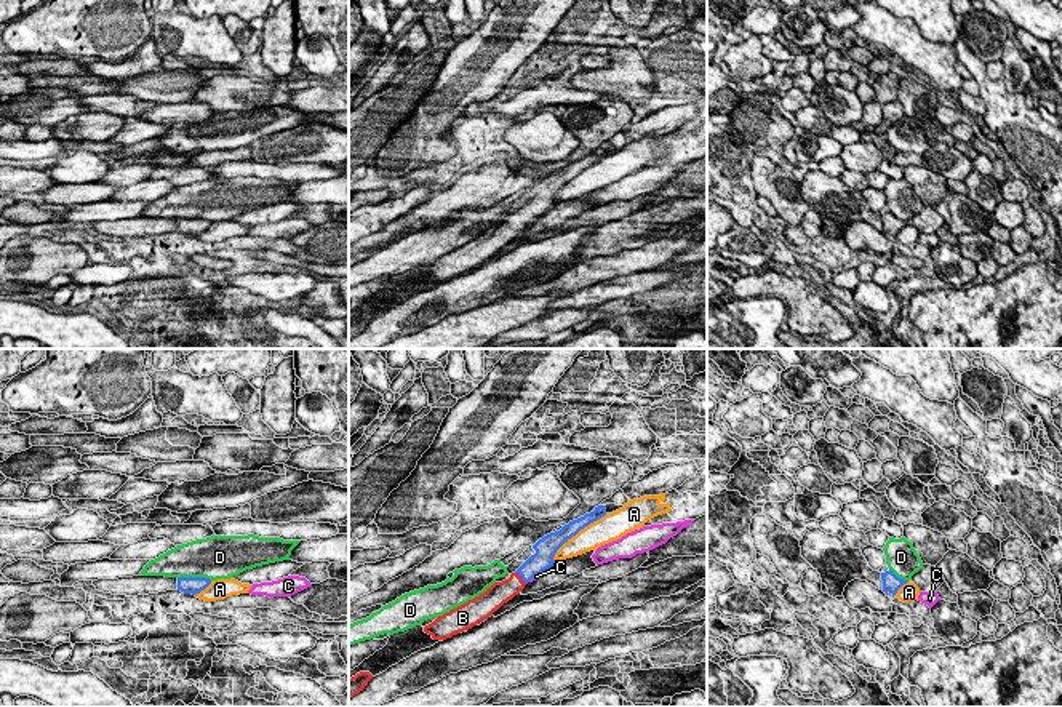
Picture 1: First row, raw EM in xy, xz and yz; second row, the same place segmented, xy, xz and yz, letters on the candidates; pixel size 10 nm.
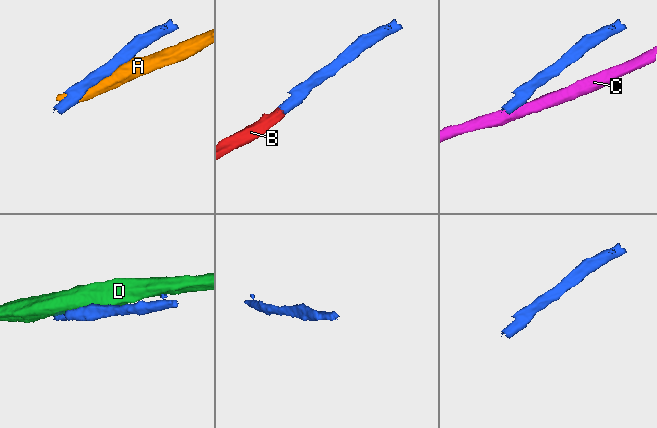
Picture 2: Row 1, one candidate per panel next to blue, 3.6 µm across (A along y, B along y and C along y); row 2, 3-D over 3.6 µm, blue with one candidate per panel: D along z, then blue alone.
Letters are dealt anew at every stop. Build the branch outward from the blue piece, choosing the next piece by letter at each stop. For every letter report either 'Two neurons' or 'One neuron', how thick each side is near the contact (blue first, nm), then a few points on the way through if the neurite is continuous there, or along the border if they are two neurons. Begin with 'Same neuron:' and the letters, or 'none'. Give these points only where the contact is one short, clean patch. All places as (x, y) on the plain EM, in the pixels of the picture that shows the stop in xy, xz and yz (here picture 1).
Same neuron: B
A: Two neurons. Thickness 160 nm (blue) against 260 nm
B: One neuron. Thickness 200 nm (blue) against 200 nm. Path across: xz (539, 203), (522, 219), (503, 234)
C: Two neurons. Thickness 200 nm (blue) against 30 nm. Boundary: xz (536, 216), (528, 223)
D: Two neurons. Thickness 170 nm (blue) against 400 nm

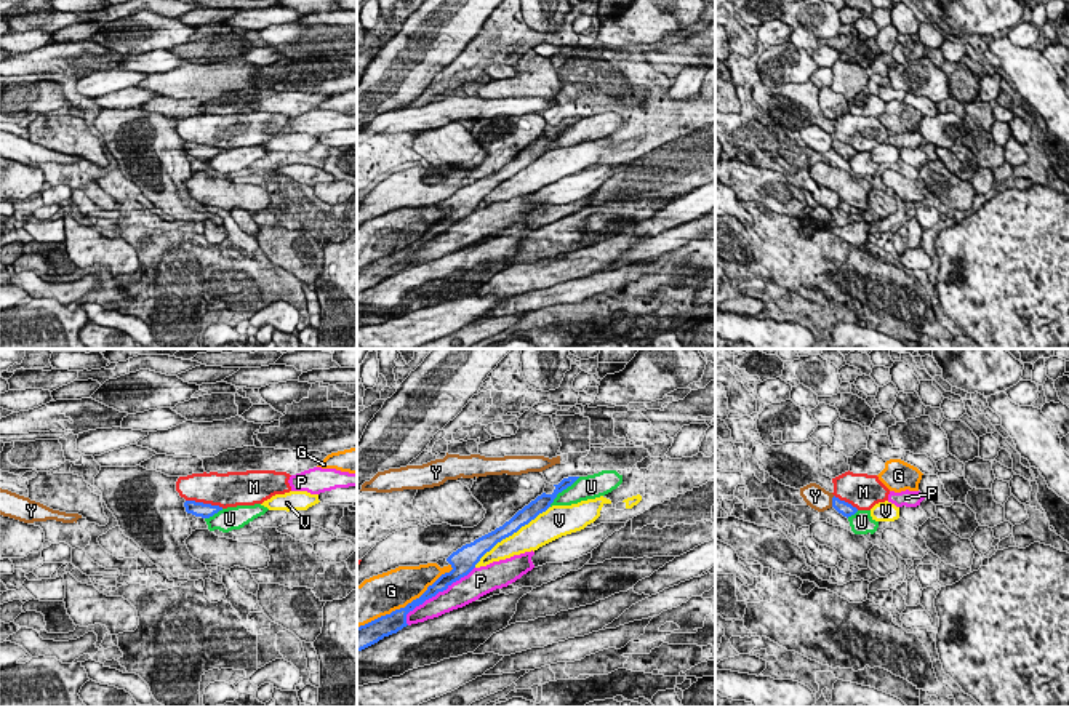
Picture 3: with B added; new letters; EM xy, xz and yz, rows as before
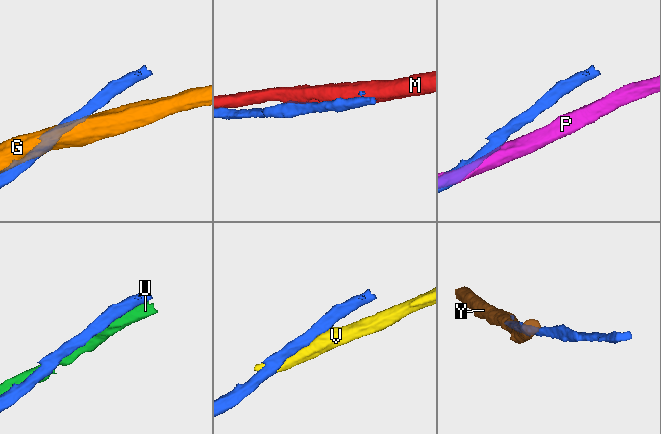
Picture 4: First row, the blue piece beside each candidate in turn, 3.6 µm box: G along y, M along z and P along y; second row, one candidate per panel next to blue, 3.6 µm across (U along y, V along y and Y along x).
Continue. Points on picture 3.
Same neuron: none
G: Two neurons. Thickness 200 nm (blue) against 400 nm
M: Two neurons. Thickness 160 nm (blue) against 340 nm
P: Two neurons. Thickness 140 nm (blue) against 260 nm
U: Two neurons. Thickness 160 nm (blue) against 240 nm
V: Two neurons. Thickness 160 nm (blue) against 280 nm
Y: Two neurons. Thickness 140 nm (blue) against 240 nm

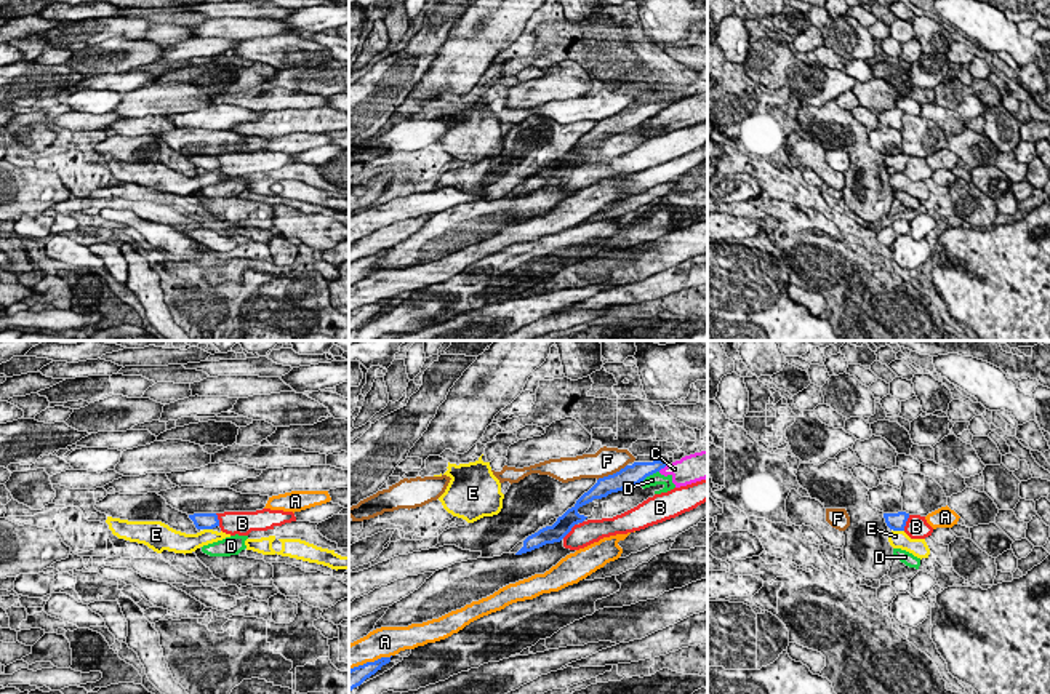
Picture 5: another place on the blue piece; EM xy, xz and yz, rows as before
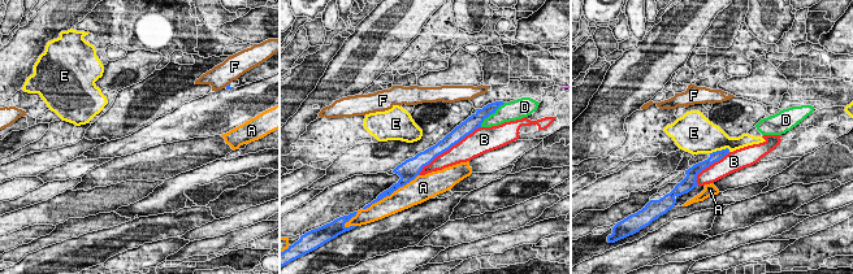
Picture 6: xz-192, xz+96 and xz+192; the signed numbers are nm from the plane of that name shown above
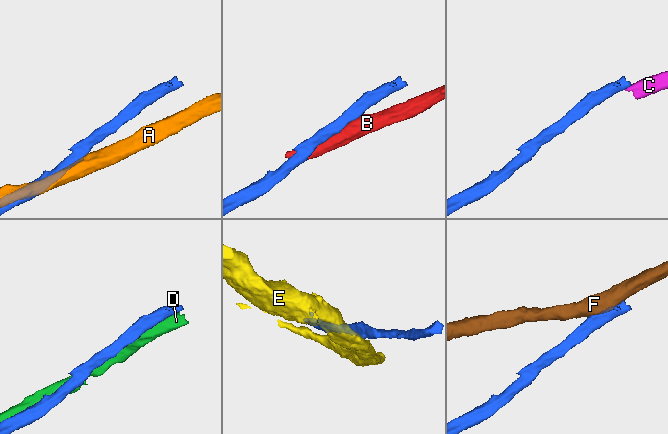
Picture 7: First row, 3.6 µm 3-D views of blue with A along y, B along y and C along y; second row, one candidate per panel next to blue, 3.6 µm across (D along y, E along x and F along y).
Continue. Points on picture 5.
Same neuron: none
A: Two neurons. Thickness 190 nm (blue) against 300 nm
B: Two neurons. Thickness 190 nm (blue) against 240 nm
C: Two neurons. Thickness 190 nm (blue) against 280 nm. Boundary: xz (669, 106), (658, 112)
D: Two neurons. Thickness 220 nm (blue) against 130 nm
E: Two neurons. Thickness 190 nm (blue) against 190 nm. Boundary: yz (893, 171), (903, 173)
F: Two neurons. Thickness 220 nm (blue) against 280 nm

